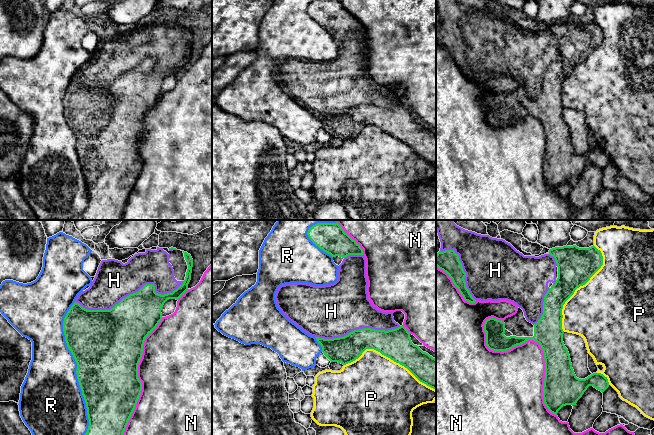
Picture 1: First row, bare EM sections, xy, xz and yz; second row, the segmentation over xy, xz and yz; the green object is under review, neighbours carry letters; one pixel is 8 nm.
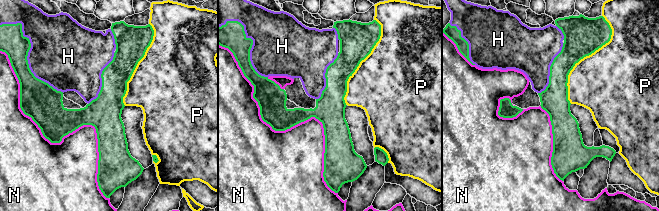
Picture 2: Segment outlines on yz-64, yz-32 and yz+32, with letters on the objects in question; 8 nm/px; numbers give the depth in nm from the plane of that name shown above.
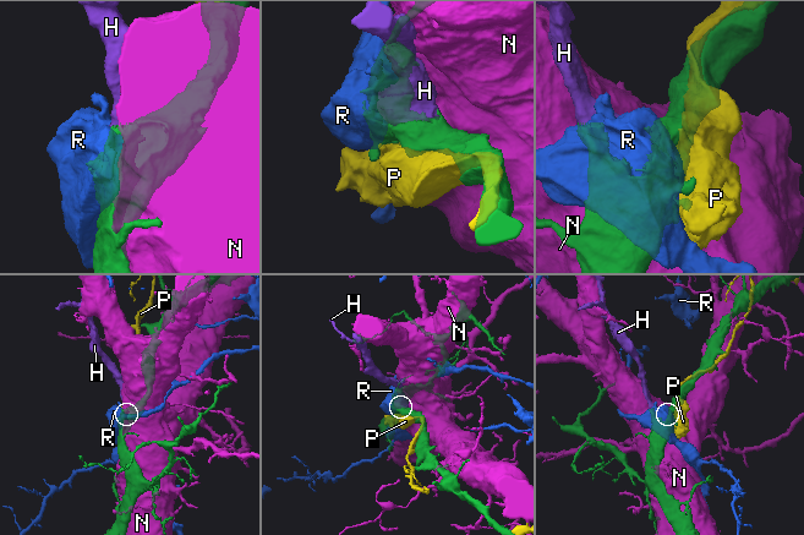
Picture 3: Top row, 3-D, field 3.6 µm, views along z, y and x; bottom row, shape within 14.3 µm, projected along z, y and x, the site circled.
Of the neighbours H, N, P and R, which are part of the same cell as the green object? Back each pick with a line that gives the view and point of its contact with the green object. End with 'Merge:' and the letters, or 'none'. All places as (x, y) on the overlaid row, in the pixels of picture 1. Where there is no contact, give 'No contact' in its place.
H: Touches green at xy (131, 294)
Merge: H

